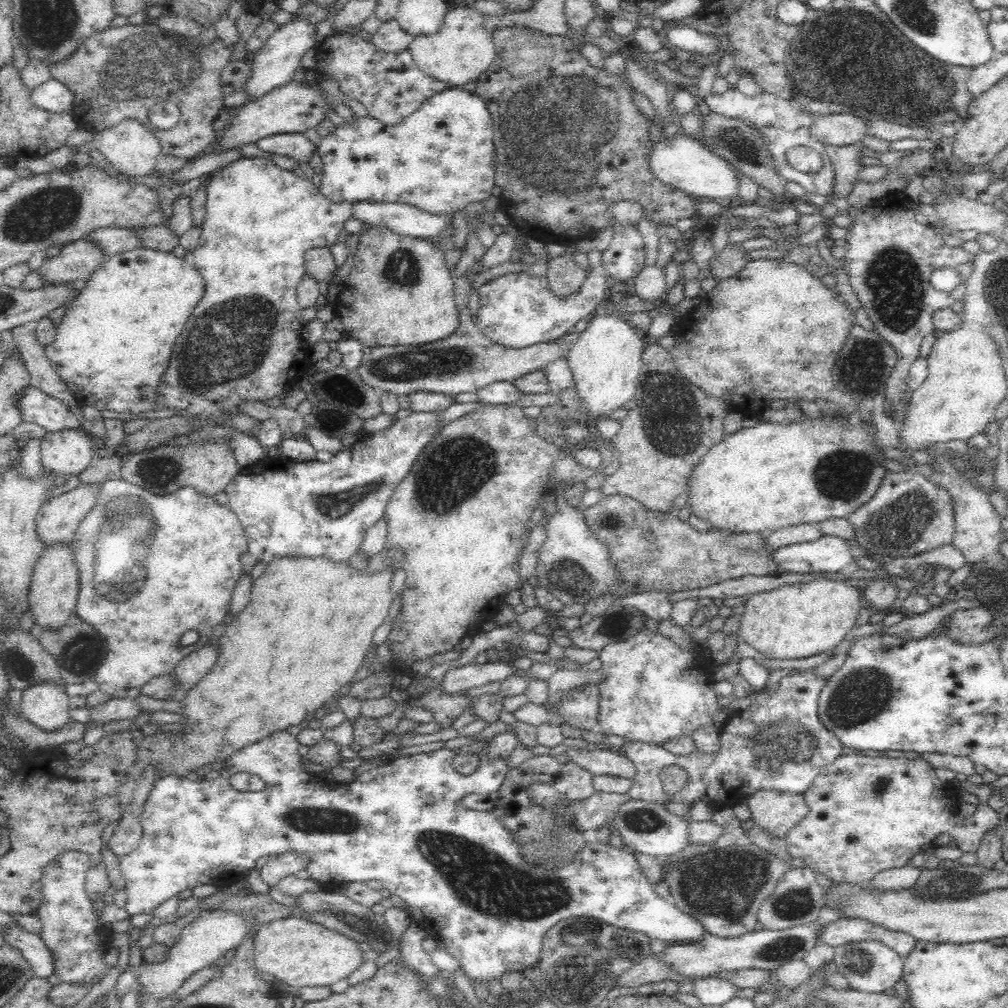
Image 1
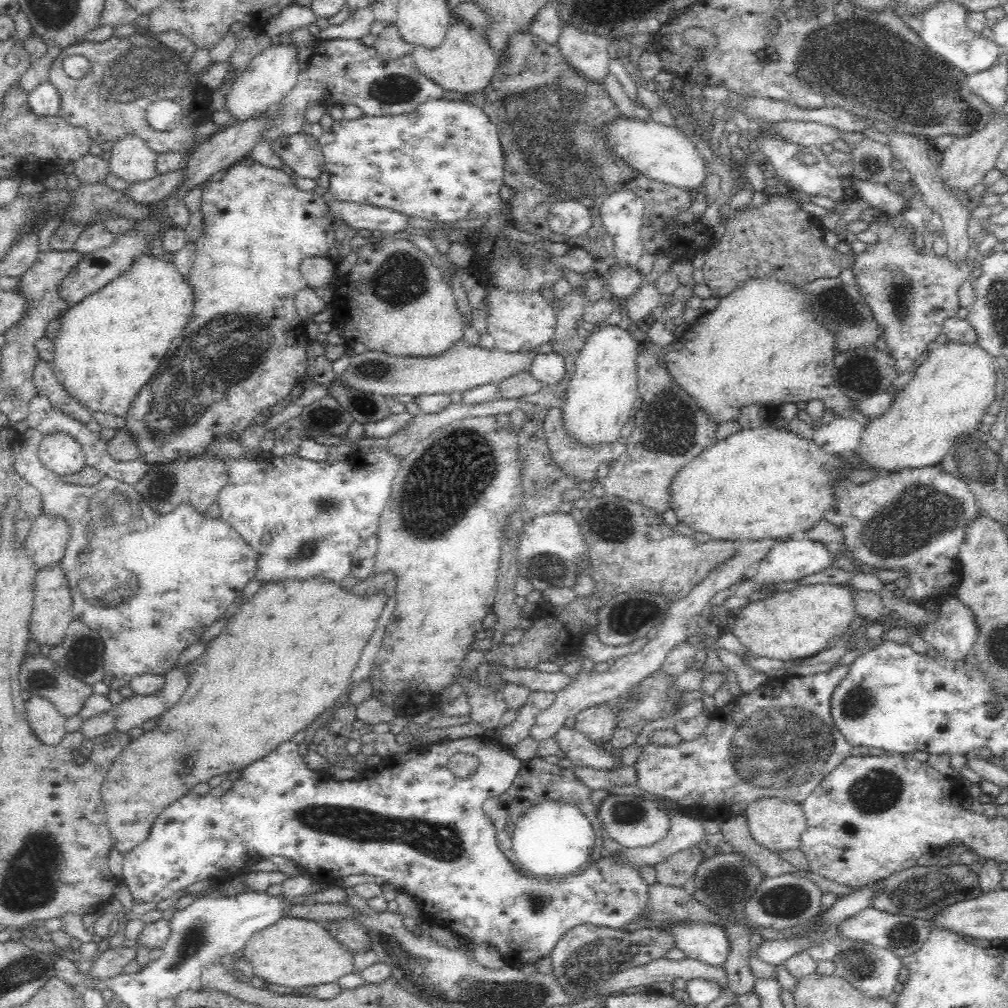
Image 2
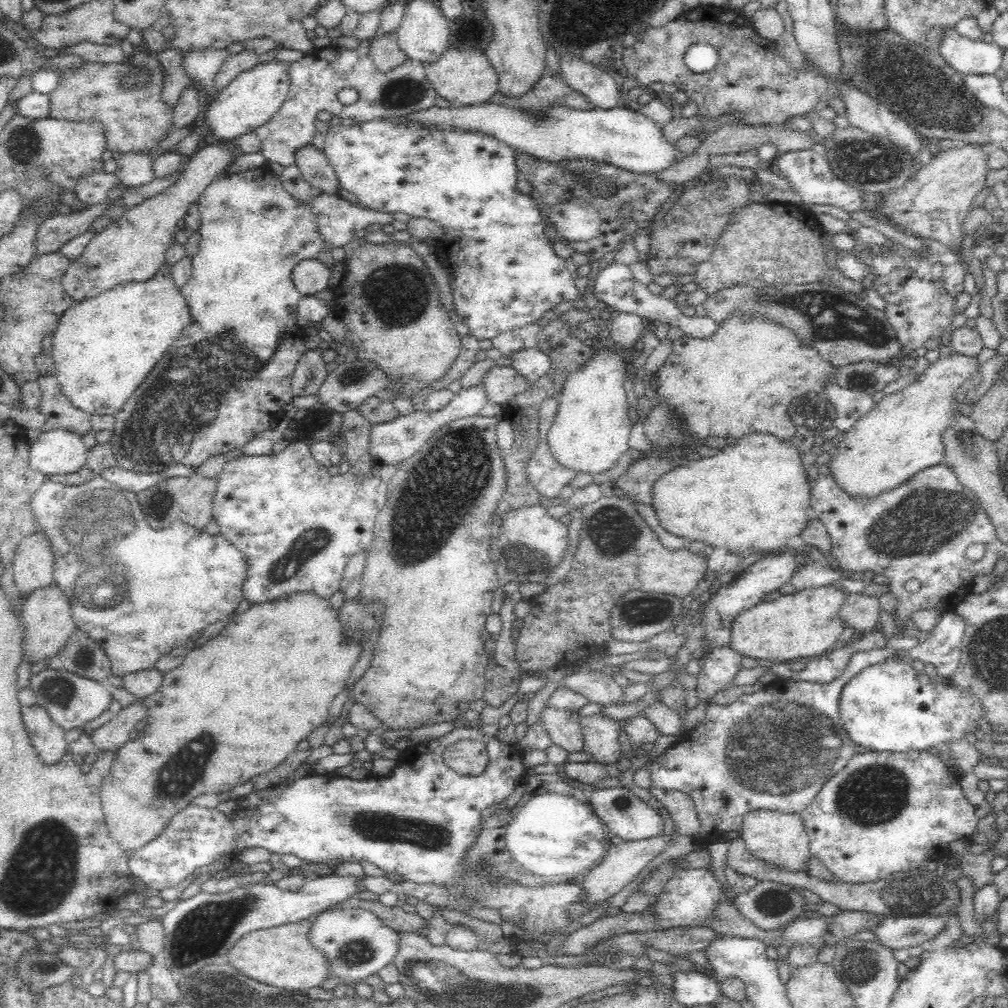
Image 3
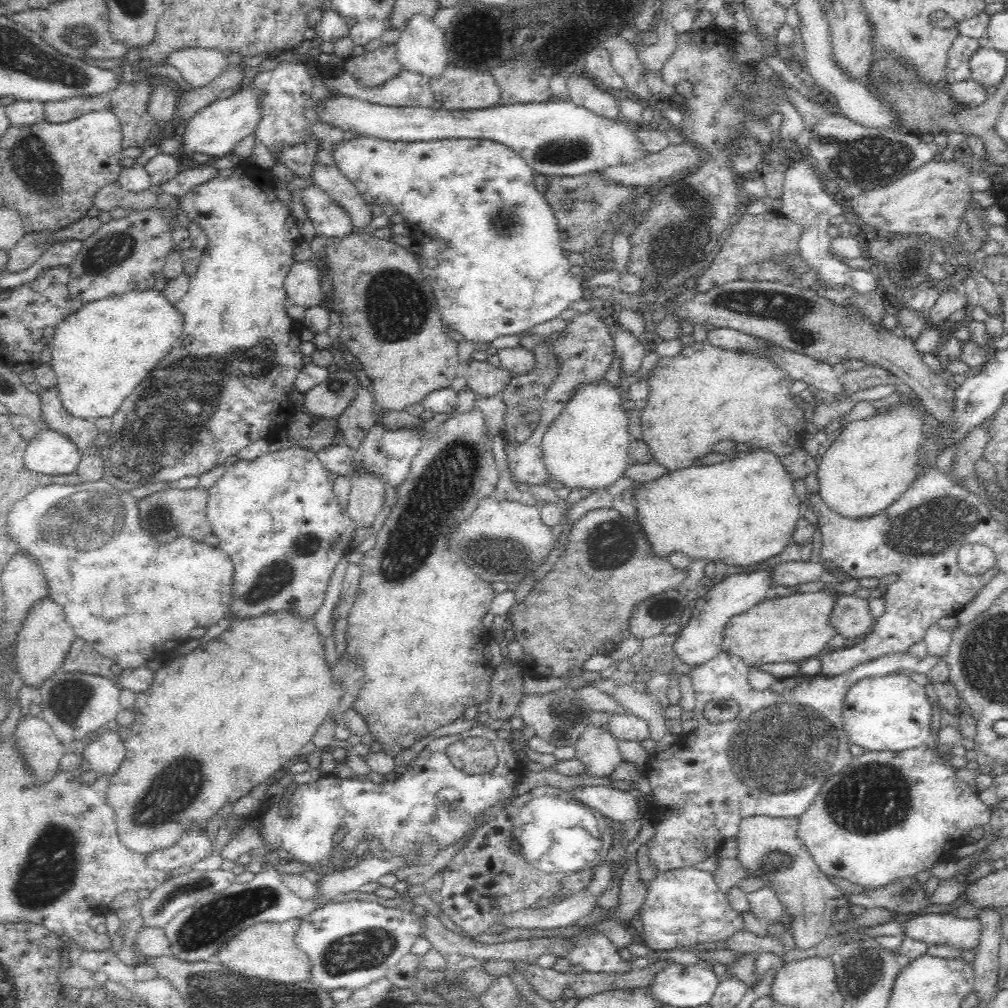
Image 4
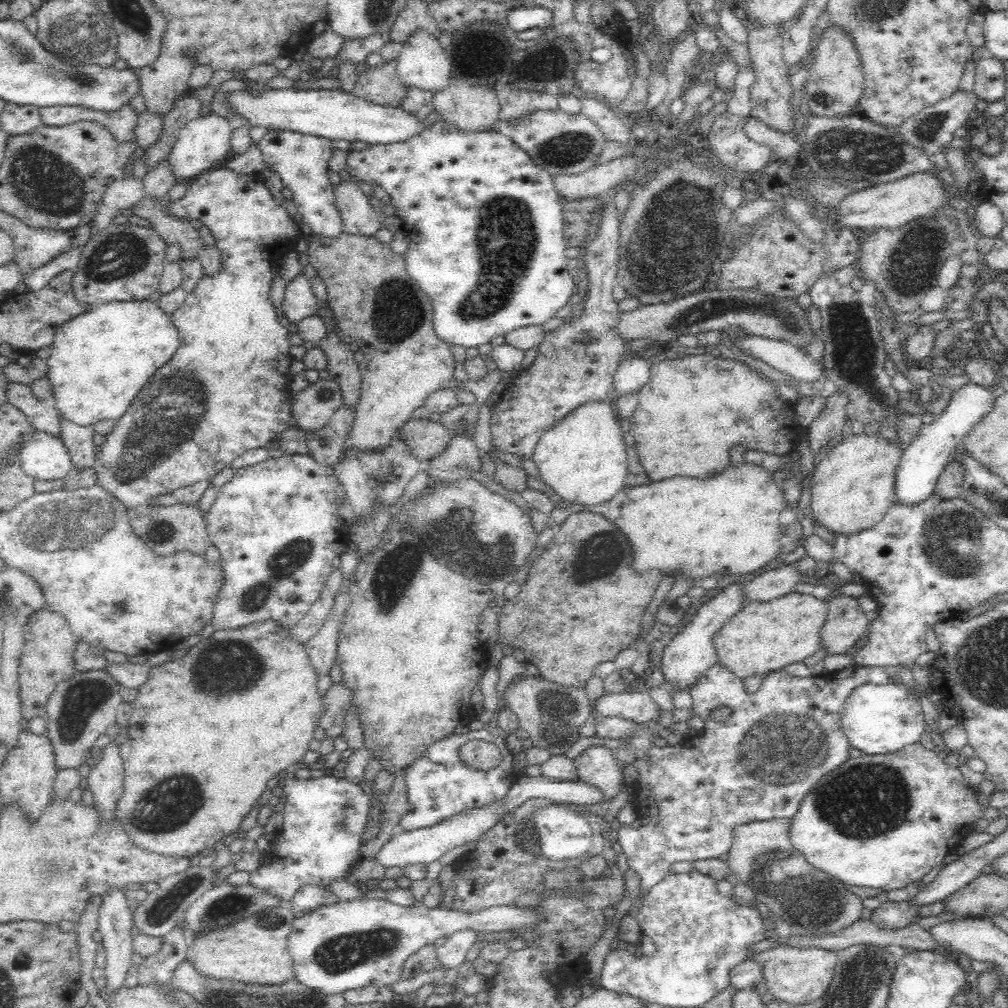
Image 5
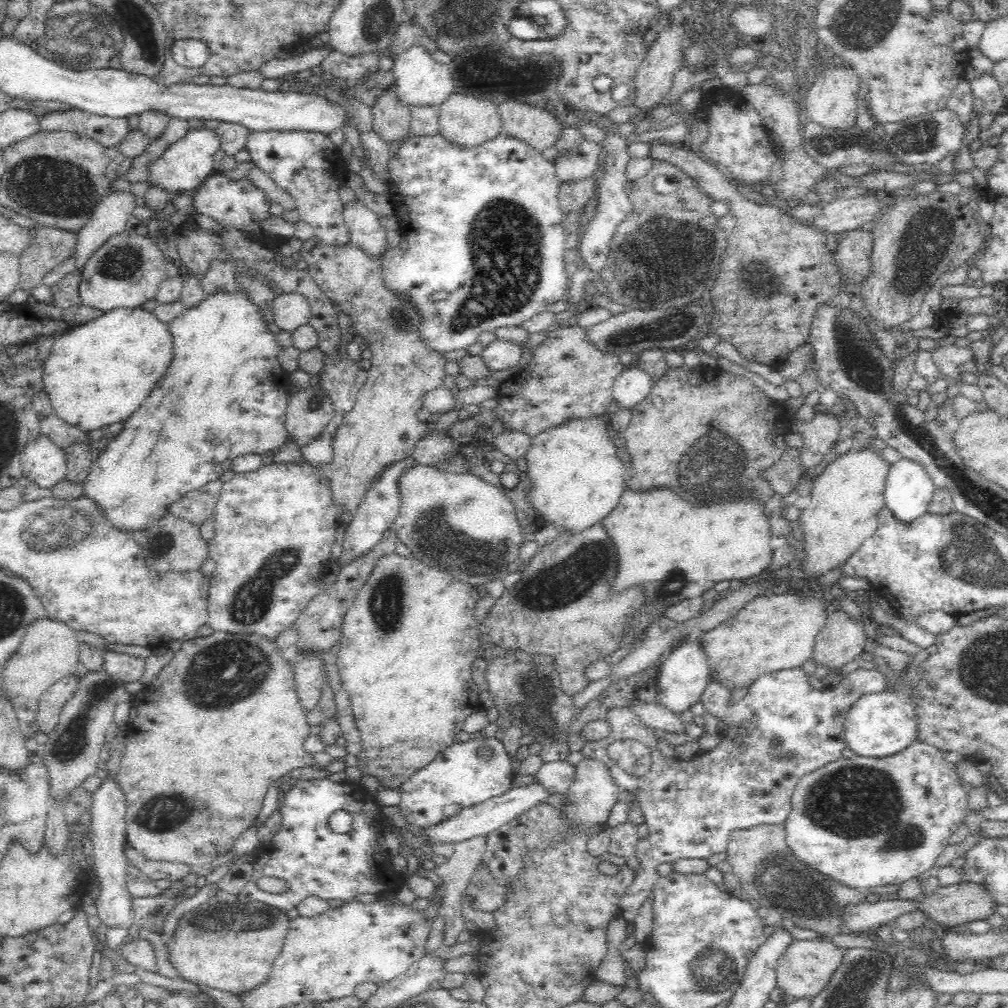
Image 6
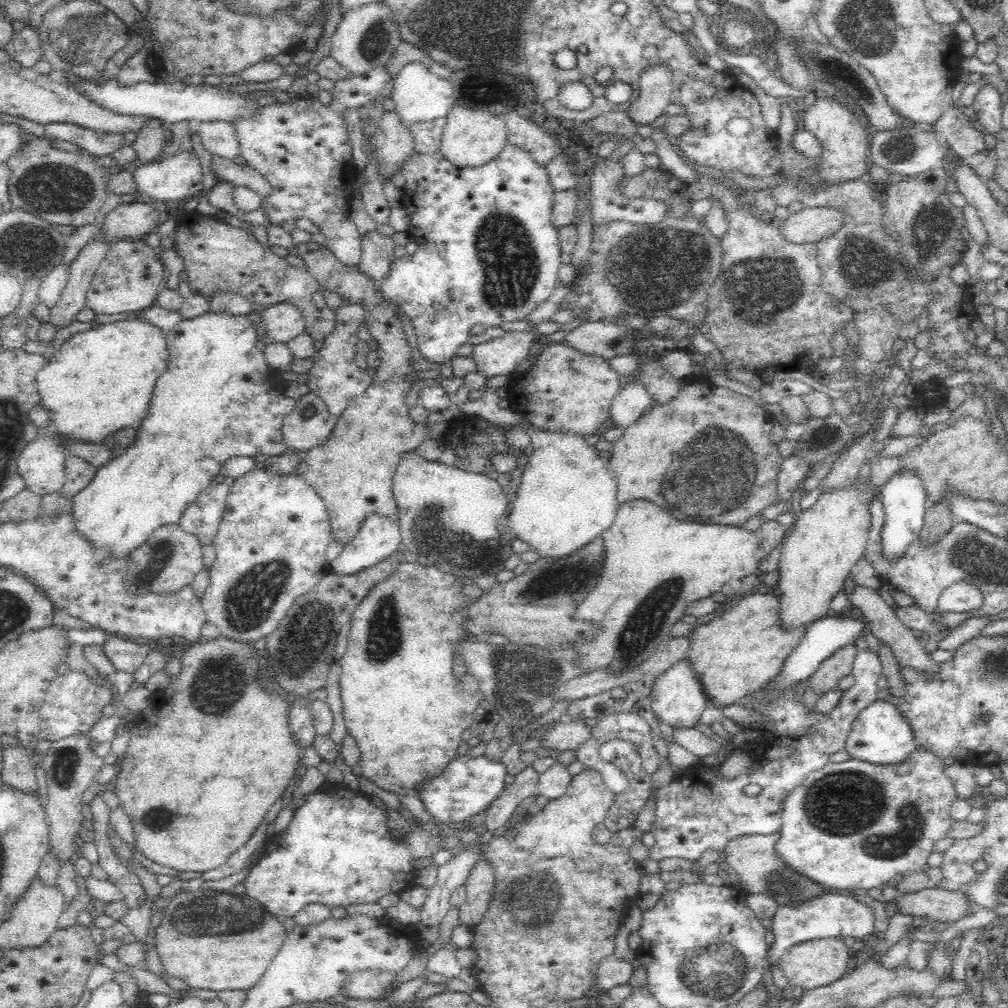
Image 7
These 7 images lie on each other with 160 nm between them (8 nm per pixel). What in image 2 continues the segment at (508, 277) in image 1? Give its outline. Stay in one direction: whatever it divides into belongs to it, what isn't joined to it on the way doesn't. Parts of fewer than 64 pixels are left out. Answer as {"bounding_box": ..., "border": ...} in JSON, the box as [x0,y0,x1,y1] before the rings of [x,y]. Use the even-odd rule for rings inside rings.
{"bounding_box":[483,288,556,353],"border":[[[493,288],[490,293],[484,294],[483,301],[491,306],[491,312],[486,318],[487,333],[493,337],[495,348],[513,353],[533,350],[540,344],[551,342],[556,334],[556,313],[551,303],[538,294],[518,296],[502,288]]]}

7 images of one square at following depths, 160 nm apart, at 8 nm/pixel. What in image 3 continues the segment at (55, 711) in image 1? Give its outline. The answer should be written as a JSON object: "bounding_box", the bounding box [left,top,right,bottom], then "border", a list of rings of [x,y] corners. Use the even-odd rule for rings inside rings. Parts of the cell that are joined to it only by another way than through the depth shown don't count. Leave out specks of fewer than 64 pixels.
{"bounding_box":[21,705,66,766],"border":[[[21,705],[21,717],[30,744],[44,766],[52,766],[66,753],[65,732],[56,726],[44,708]]]}

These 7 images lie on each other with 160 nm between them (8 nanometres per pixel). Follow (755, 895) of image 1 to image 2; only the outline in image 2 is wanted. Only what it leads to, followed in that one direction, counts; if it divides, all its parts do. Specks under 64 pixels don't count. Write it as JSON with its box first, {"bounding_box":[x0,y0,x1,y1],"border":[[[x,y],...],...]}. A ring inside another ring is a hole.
{"bounding_box":[685,851,765,996],"border":[[[719,851],[714,856],[705,857],[696,866],[692,878],[685,887],[698,903],[702,903],[706,906],[706,909],[716,915],[718,926],[730,939],[731,948],[728,950],[727,960],[723,964],[728,973],[726,988],[740,996],[753,992],[755,986],[755,977],[748,966],[751,947],[745,902],[753,895],[753,892],[765,878],[765,874],[749,858],[746,858],[745,854],[736,851],[728,853]]]}

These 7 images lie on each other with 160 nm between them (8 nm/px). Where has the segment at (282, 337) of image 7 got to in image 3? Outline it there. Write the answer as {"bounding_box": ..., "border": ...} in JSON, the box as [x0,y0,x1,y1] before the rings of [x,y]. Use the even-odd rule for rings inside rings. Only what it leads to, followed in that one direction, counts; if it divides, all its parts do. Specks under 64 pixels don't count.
{"bounding_box":[291,258,331,296],"border":[[[309,258],[296,263],[291,272],[291,281],[300,296],[316,296],[327,288],[331,269],[318,258]]]}

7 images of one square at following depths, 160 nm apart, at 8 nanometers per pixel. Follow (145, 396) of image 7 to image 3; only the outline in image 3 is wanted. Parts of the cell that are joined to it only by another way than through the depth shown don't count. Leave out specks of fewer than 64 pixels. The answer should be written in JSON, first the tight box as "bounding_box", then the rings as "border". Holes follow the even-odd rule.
{"bounding_box":[50,273,190,415],"border":[[[158,273],[146,282],[126,282],[98,296],[77,301],[71,309],[64,312],[51,336],[53,348],[50,357],[58,371],[55,379],[62,394],[74,408],[90,415],[115,415],[124,406],[126,399],[144,382],[148,372],[160,362],[170,344],[182,334],[190,318],[188,307],[170,273]]]}

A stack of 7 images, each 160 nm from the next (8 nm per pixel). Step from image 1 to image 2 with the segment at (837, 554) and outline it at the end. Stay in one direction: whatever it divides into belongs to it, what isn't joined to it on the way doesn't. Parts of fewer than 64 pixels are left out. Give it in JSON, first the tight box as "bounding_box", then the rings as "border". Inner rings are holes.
{"bounding_box":[754,537,836,586],"border":[[[793,537],[787,541],[778,541],[776,546],[768,552],[768,556],[760,562],[760,568],[754,578],[754,585],[766,586],[780,582],[791,582],[795,579],[811,575],[815,576],[825,569],[834,567],[836,548],[826,546],[822,542],[811,540],[810,538]]]}

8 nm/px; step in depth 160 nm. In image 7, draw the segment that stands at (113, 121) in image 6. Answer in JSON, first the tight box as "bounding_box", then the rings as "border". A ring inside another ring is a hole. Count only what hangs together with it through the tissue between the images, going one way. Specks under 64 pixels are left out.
{"bounding_box":[44,123,124,157],"border":[[[51,123],[44,126],[44,131],[50,138],[77,144],[93,157],[111,155],[124,145],[119,134],[100,133],[74,124]]]}

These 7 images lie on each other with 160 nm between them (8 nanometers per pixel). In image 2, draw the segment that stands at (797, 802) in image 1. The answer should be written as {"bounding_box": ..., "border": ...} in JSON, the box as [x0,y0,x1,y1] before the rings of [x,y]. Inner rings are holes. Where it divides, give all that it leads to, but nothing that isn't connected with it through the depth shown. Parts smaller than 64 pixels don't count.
{"bounding_box":[744,797,807,852],"border":[[[777,797],[751,801],[744,812],[753,839],[772,852],[796,850],[807,818],[800,804]]]}

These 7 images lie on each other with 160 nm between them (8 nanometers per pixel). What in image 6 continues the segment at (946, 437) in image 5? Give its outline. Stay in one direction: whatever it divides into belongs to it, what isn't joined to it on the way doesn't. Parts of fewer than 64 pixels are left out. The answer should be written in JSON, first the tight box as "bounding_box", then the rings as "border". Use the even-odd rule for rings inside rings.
{"bounding_box":[884,457,935,526],"border":[[[902,457],[891,464],[886,475],[884,506],[898,523],[911,526],[927,514],[935,489],[920,464]]]}

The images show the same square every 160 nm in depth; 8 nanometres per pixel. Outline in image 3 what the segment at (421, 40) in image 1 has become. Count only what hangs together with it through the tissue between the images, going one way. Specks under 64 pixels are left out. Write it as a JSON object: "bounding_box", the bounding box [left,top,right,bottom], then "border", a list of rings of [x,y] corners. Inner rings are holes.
{"bounding_box":[425,48,497,106],"border":[[[459,48],[449,50],[432,65],[425,66],[425,76],[429,86],[446,98],[452,106],[471,106],[488,103],[497,94],[497,75],[484,53],[473,50],[472,53]]]}

